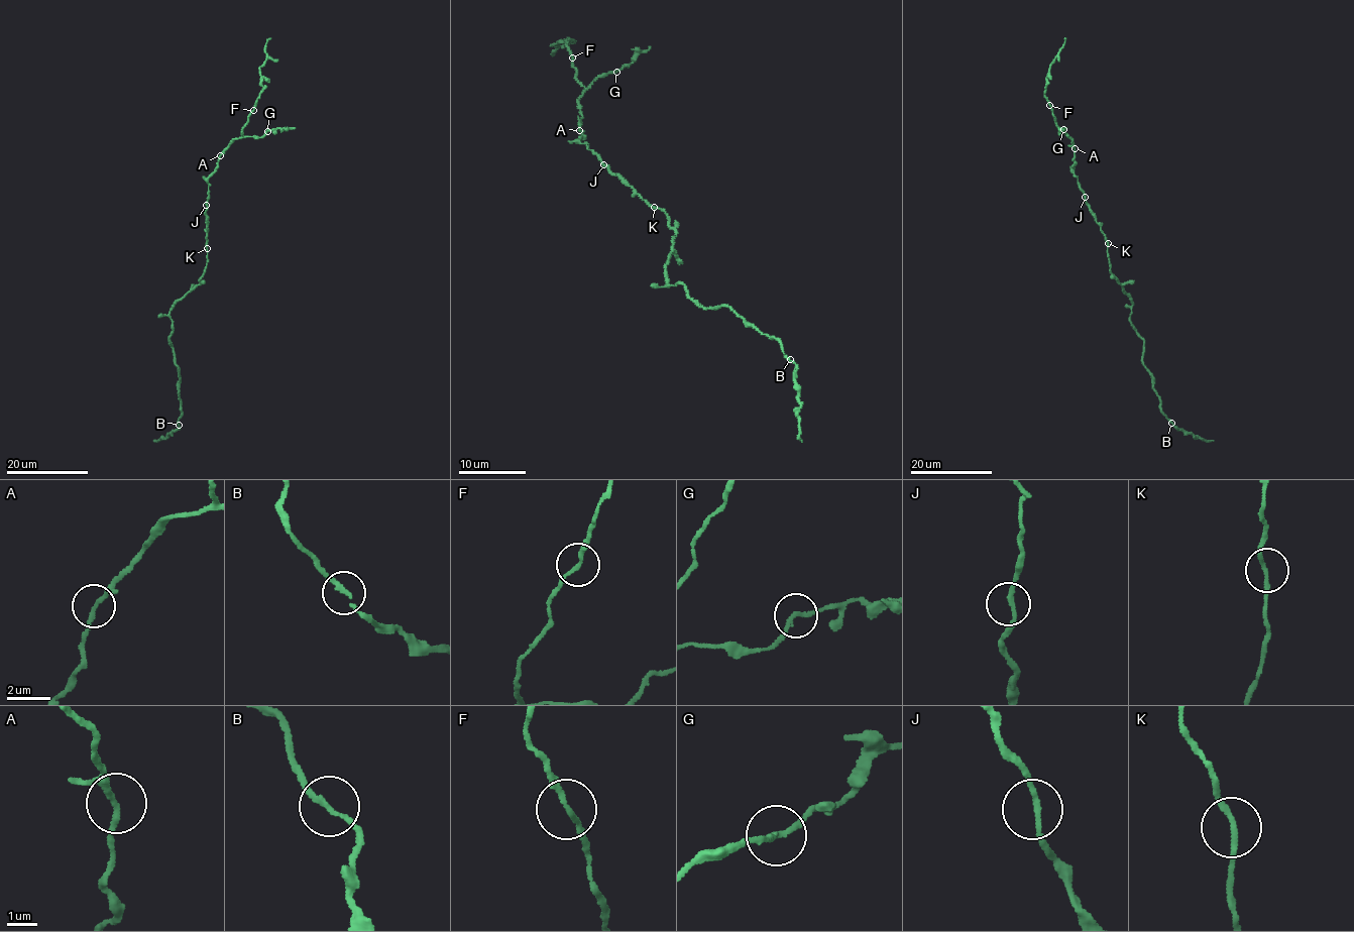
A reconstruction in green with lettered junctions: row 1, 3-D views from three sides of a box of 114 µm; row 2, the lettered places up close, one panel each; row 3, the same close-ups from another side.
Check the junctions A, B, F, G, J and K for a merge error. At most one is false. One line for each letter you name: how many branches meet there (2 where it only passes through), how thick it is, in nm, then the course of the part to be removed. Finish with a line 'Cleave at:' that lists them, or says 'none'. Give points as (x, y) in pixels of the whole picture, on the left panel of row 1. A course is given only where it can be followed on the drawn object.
Cleave at: none

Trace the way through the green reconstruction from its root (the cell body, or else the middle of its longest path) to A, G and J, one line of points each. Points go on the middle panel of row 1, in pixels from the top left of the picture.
A: (659, 208), (645, 202), (623, 179), (610, 172), (598, 156), (578, 142), (584, 135), (579, 130)
G: (659, 208), (578, 142), (584, 135), (578, 130), (580, 99), (598, 77), (616, 72)
J: (659, 208), (645, 202), (603, 164)

